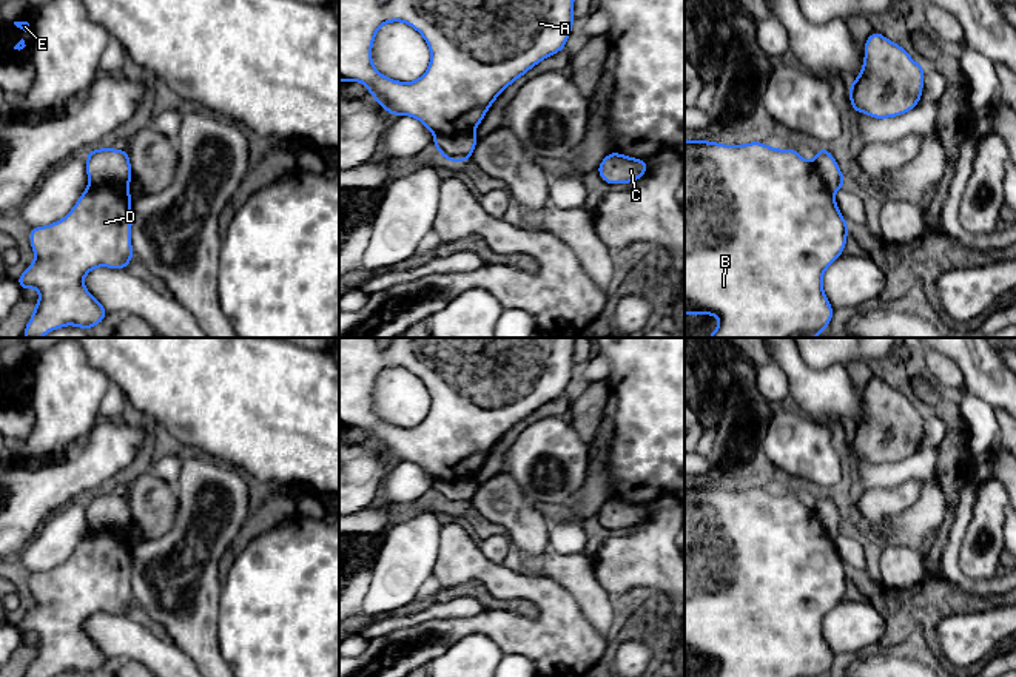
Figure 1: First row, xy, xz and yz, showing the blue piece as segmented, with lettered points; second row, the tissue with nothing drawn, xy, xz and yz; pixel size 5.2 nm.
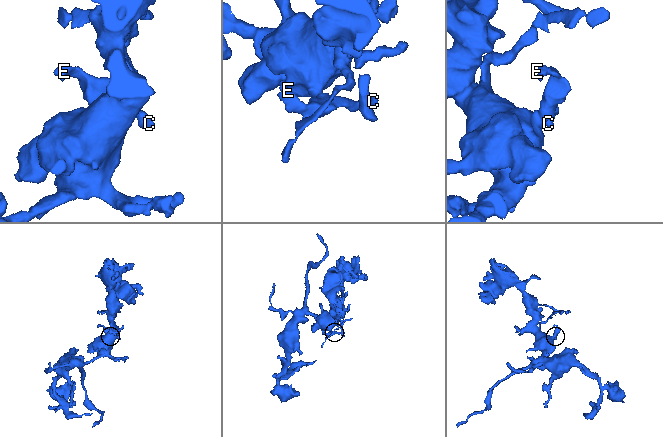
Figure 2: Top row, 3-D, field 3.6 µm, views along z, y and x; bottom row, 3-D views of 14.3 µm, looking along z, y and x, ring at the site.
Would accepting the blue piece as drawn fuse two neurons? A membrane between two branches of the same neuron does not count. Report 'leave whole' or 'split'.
split

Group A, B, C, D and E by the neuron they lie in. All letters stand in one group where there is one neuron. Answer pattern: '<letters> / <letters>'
A B D / C E

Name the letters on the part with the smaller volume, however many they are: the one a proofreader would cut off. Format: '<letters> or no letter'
C, E

